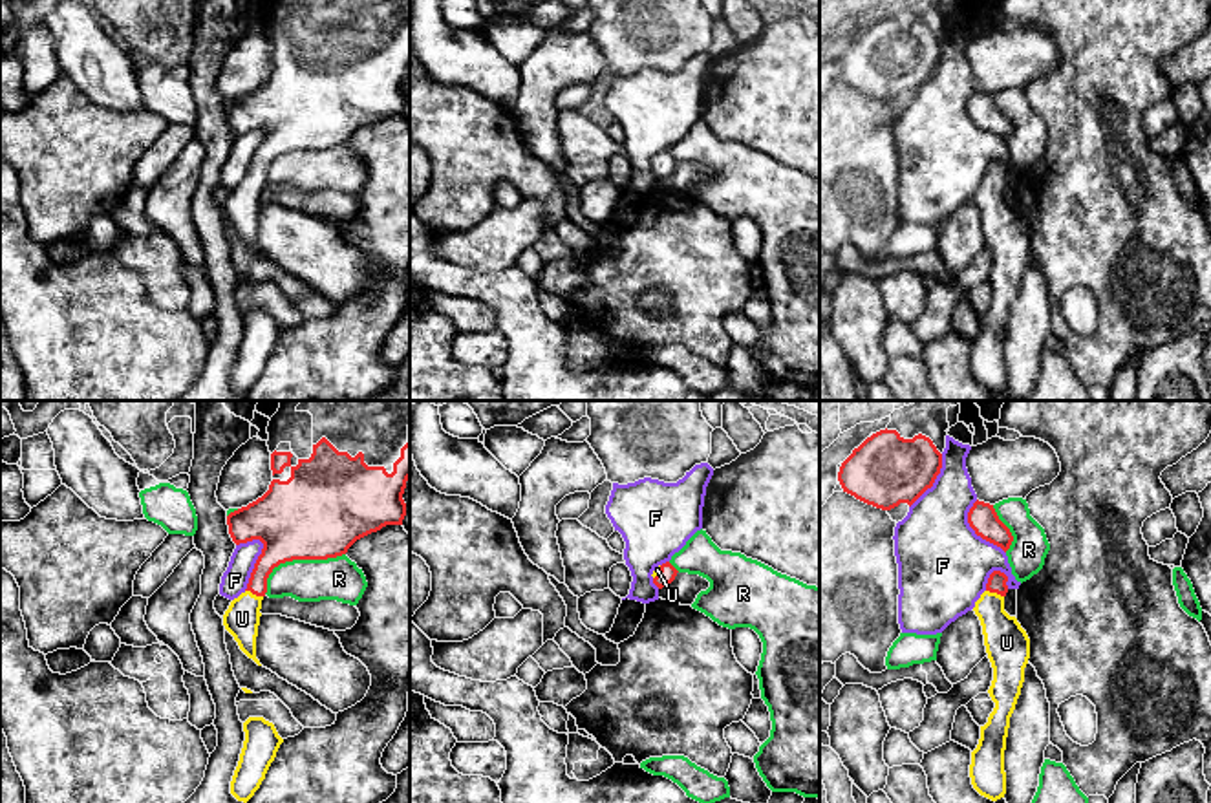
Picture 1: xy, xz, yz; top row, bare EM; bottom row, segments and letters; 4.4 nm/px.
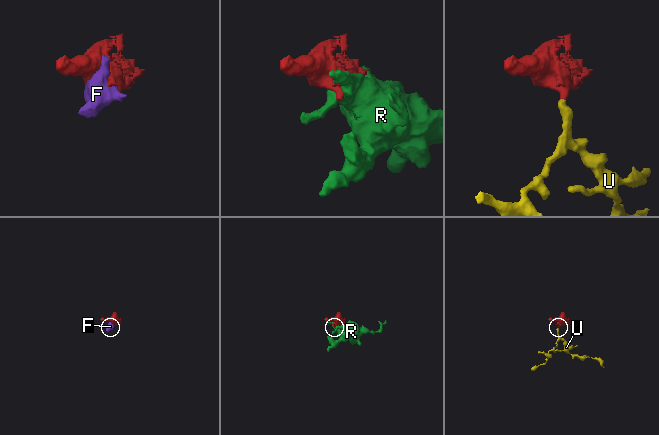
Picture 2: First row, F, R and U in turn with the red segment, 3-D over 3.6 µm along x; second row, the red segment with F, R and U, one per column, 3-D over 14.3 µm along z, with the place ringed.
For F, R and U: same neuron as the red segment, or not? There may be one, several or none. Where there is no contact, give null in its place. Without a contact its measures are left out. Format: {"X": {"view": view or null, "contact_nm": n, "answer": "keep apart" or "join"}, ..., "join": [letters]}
{"F": {"view": "xy", "contact_nm": 240, "answer": "keep apart"}, "R": {"view": "xy", "contact_nm": 400, "answer": "keep apart"}, "U": {"view": "xy", "contact_nm": 90, "answer": "join"}, "join": ["U"]}

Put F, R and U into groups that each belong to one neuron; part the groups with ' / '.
F / R / U

